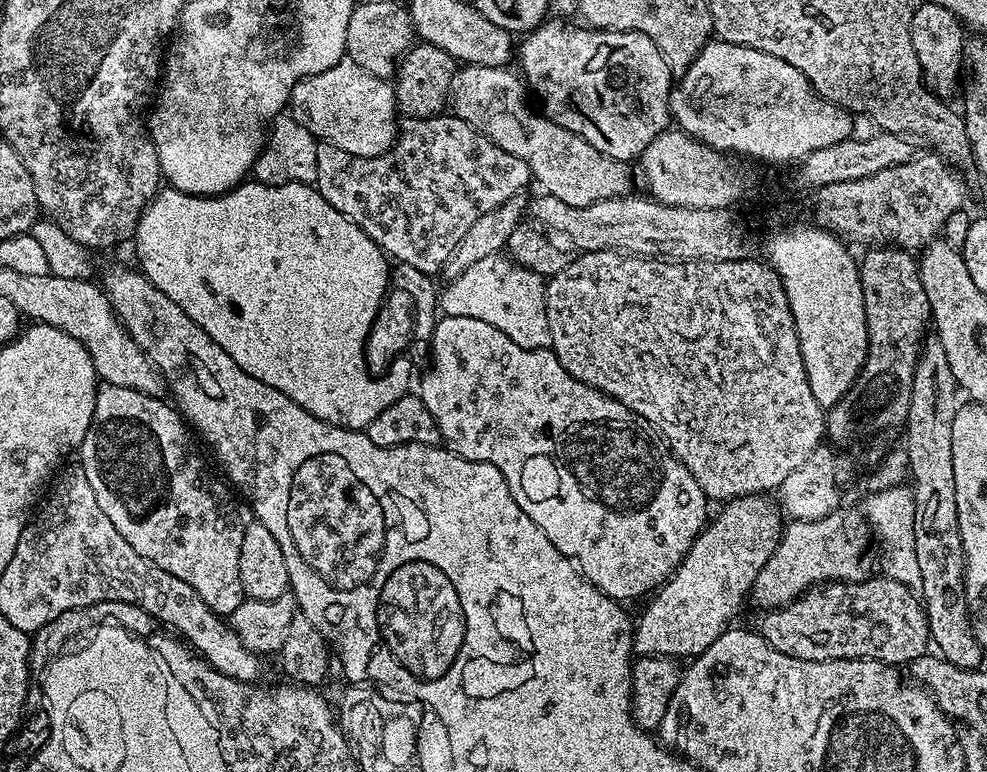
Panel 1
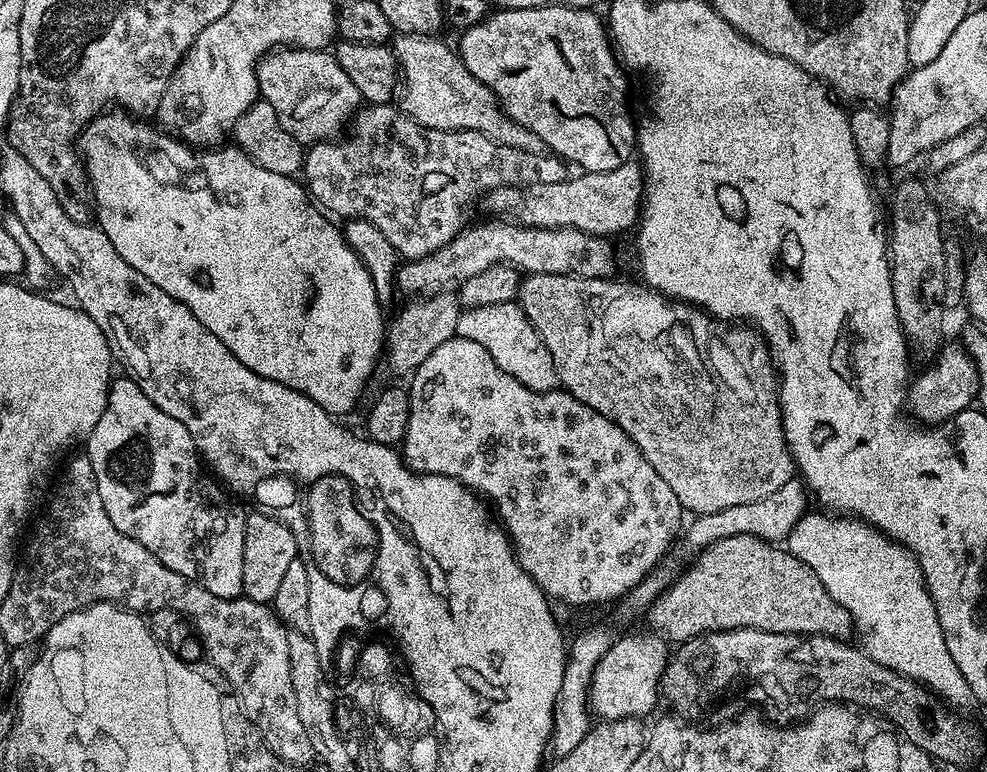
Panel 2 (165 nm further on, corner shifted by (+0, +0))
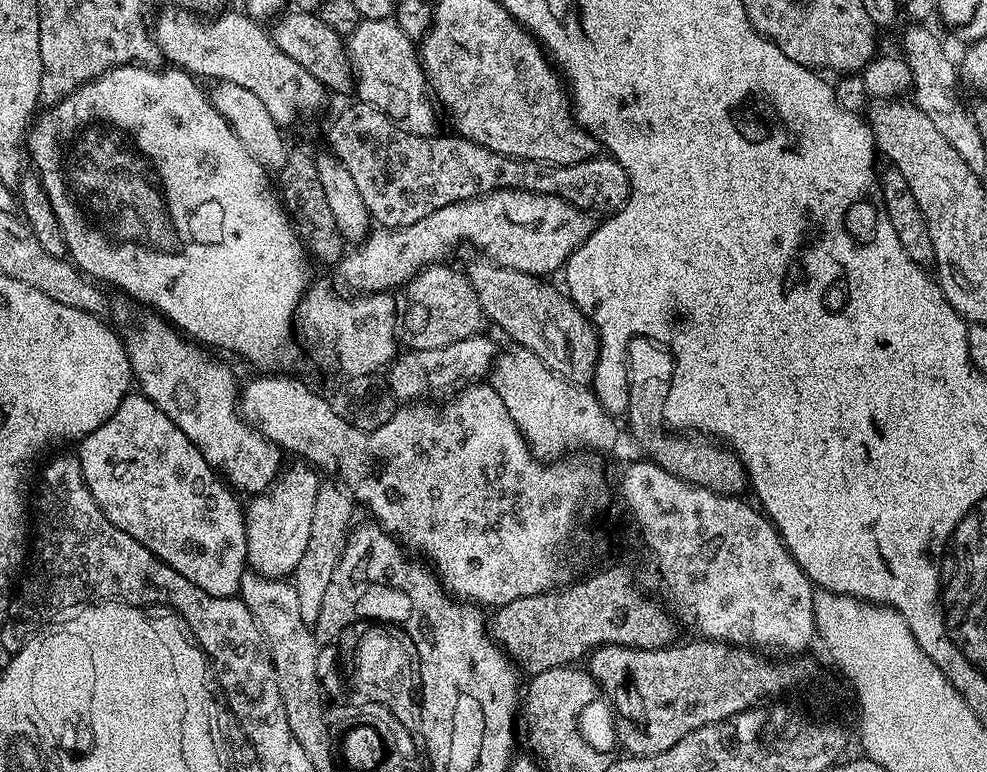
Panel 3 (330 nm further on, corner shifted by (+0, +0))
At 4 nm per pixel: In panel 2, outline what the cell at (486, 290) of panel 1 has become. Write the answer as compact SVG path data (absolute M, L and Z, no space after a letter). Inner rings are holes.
M519 303L464 308L458 318L456 335L470 338L470 342L478 342L478 346L486 346L486 354L494 358L496 365L506 370L506 374L518 378L518 382L530 390L551 392L557 387L558 377L550 350L546 350L538 330L534 330L530 318L526 318Z

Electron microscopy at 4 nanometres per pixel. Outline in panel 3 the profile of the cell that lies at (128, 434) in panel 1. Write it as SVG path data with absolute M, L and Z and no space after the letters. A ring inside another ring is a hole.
M143 394L125 396L124 401L118 406L118 410L114 410L114 414L110 414L110 418L106 422L102 422L102 426L98 426L98 430L91 432L85 440L79 441L78 455L84 481L94 502L98 502L98 506L106 514L106 518L110 518L110 522L114 526L118 526L118 530L122 530L126 534L130 534L130 538L142 542L142 546L146 546L146 550L150 550L162 562L166 562L166 566L170 566L170 570L178 570L178 574L182 574L182 578L194 582L194 586L198 586L198 590L206 590L206 594L210 594L214 598L226 598L239 593L240 582L248 563L242 504L232 497L233 489L221 479L217 469L211 468L206 462L206 458L202 458L202 454L196 449L194 442L190 442L190 438L186 438L186 434L182 434L182 430L177 424L153 400Z

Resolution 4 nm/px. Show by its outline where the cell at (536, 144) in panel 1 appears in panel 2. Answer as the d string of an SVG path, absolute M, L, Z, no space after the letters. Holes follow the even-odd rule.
M397 35L394 40L394 51L396 54L396 63L398 65L398 76L402 81L402 87L398 92L398 107L414 122L418 122L423 128L430 130L442 130L443 132L477 132L486 138L490 138L495 144L504 144L514 150L523 152L535 152L537 154L545 151L544 143L538 138L538 134L531 132L526 126L518 126L509 116L504 114L504 109L496 100L496 95L466 66L460 61L459 55L452 52L443 44L442 41L436 40L435 35L431 36L405 36Z

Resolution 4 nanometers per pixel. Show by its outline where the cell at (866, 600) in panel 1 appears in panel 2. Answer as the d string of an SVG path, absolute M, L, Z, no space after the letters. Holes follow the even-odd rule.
M738 534L722 538L701 552L695 553L692 565L681 571L672 585L649 606L646 619L653 633L664 637L665 641L683 642L701 636L704 632L729 632L735 628L753 628L770 634L798 634L799 636L833 636L835 640L847 641L853 635L852 615L818 582L818 574L806 566L787 547L773 546L769 541Z

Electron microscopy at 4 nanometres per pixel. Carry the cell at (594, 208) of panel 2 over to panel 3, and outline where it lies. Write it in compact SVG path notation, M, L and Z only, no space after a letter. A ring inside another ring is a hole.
M498 188L495 192L485 192L484 195L473 196L470 200L459 200L450 206L442 206L434 210L434 214L426 214L426 218L418 218L418 222L405 228L377 227L364 237L363 243L340 257L334 268L336 276L346 287L353 288L351 291L356 294L396 290L407 284L421 268L447 261L452 248L459 244L469 244L493 264L513 268L531 276L551 277L551 272L559 273L568 261L568 255L596 229L597 221L592 220L591 211L574 207L563 195L547 196L544 192L528 191L532 190Z

